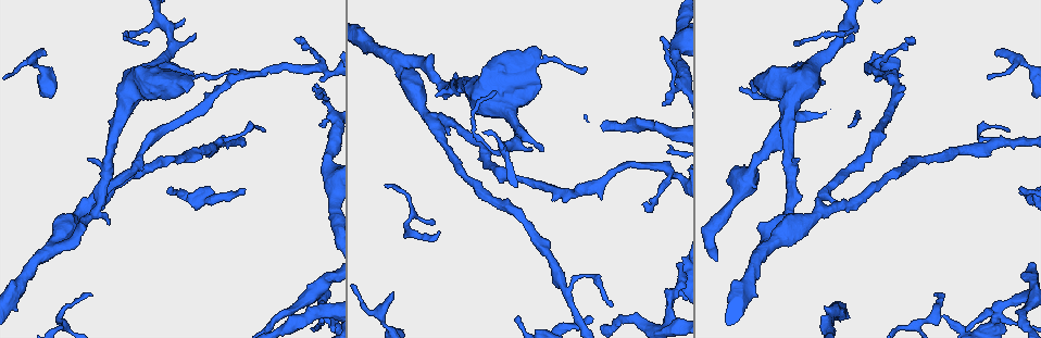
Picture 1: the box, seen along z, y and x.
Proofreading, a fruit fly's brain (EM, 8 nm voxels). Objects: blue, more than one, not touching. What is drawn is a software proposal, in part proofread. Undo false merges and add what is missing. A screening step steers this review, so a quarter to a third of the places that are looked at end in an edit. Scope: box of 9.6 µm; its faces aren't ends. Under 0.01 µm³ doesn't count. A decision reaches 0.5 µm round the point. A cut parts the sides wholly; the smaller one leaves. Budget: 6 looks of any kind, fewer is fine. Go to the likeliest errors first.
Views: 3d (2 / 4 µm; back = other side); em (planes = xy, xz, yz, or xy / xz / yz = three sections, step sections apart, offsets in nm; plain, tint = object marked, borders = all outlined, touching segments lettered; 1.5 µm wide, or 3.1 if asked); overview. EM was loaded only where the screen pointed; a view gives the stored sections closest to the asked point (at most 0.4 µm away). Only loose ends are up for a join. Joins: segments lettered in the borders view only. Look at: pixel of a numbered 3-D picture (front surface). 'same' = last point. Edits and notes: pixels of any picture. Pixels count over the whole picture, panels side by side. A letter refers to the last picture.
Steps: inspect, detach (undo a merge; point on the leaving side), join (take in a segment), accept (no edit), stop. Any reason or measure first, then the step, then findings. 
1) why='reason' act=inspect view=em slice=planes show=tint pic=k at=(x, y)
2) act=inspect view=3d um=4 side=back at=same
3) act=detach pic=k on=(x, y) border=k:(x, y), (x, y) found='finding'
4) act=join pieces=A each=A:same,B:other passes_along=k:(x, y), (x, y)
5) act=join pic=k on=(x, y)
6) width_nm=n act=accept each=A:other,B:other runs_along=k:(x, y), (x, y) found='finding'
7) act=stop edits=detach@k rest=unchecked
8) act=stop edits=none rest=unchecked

why='small branch off a trunk' act=inspect view=em slice=planes show=tint pic=1 at=(998, 311)

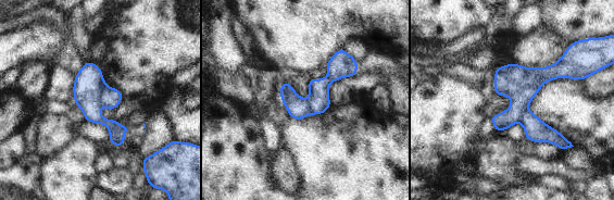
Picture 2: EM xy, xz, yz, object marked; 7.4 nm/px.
why='what lies round it' act=inspect view=em slice=planes show=borders at=same

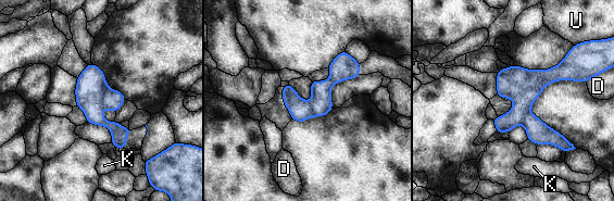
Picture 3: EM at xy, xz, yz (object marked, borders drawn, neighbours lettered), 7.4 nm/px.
width_nm=170 act=detach pic=3 on=(112, 100) each=D:other,K:other,U:other found='two neurons meet here'

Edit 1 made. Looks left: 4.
why='redraw' act=inspect view=overview

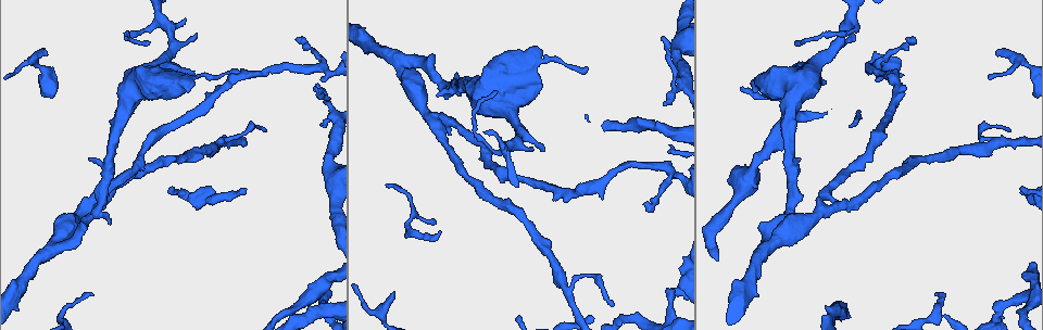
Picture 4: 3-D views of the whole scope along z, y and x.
why='branch stops here' act=inspect view=3d um=4 pic=4 at=(589, 319)

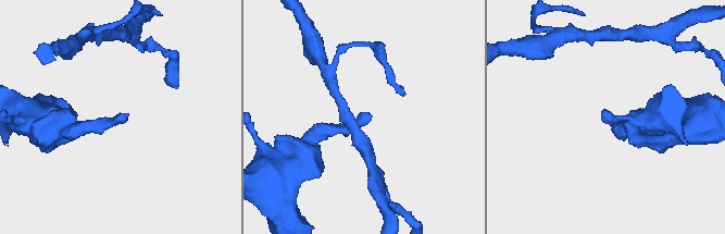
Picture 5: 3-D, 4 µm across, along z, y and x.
why='now the EM' act=inspect view=em slice=planes show=tint pic=5 at=(368, 115)

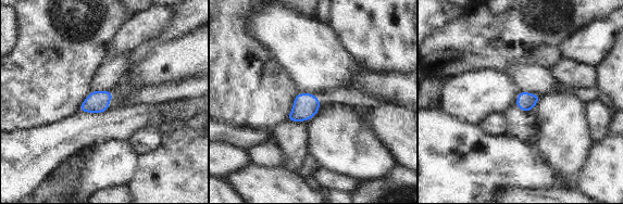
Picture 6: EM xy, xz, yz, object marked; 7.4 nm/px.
why='what lies round it' act=inspect view=em slice=planes show=borders at=same

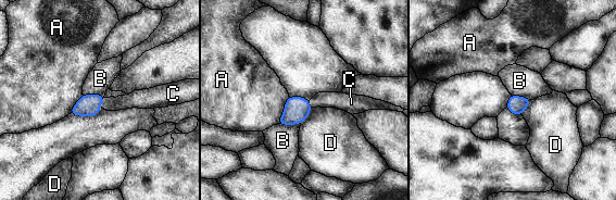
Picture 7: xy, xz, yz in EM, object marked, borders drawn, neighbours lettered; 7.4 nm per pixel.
act=join pieces=C each=A:other,B:other,C:same,D:other passes_along=7:(88, 104), (102, 101), (136, 99) found='it goes on there'

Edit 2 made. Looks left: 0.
act=stop edits=detach@3,join@7 rest=unchecked

